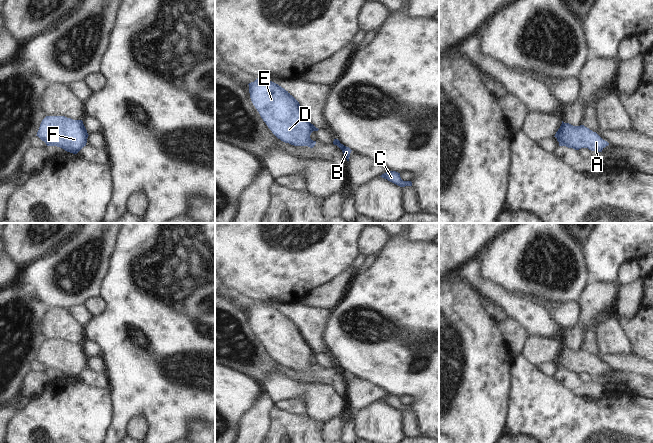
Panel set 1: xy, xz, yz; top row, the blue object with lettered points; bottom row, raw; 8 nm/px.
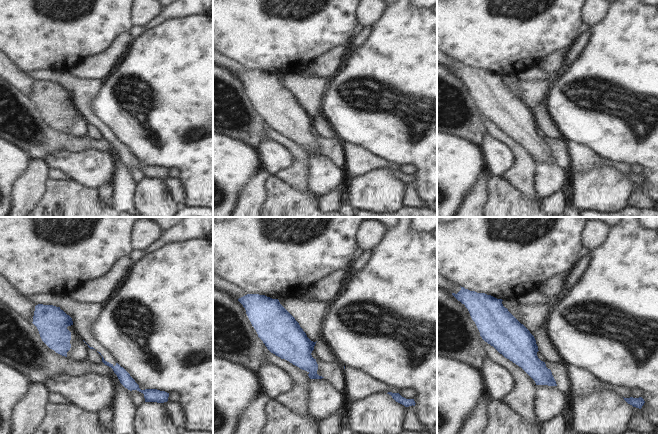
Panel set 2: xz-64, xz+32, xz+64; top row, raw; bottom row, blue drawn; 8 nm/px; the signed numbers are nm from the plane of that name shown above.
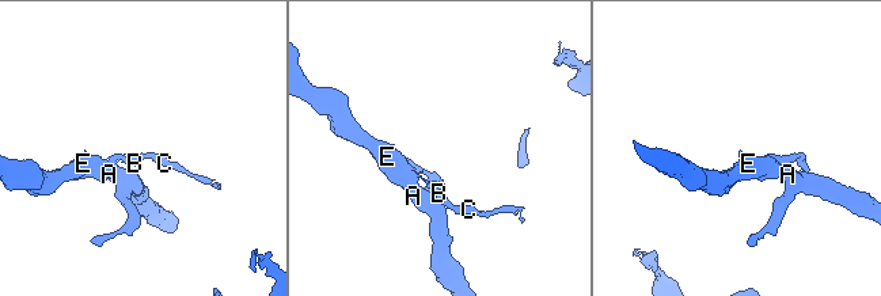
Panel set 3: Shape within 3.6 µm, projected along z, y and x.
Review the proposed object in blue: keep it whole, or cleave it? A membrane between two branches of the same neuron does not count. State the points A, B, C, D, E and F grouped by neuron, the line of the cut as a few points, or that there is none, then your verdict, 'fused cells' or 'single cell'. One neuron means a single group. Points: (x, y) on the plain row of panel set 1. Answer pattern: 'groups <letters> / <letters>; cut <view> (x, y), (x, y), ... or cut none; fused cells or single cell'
groups A D E F / B C; cut xz (311, 348), (315, 354); fused cells

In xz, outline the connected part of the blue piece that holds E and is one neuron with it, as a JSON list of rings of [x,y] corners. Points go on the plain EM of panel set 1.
[[[258,301],[248,309],[253,329],[278,363],[294,370],[315,370],[316,365],[310,362],[315,354],[288,315],[265,301]]]

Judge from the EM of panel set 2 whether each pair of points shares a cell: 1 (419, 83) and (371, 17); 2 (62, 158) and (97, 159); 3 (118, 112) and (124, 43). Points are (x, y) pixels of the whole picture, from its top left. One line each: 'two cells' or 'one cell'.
1: two cells
2: one cell
3: two cells

